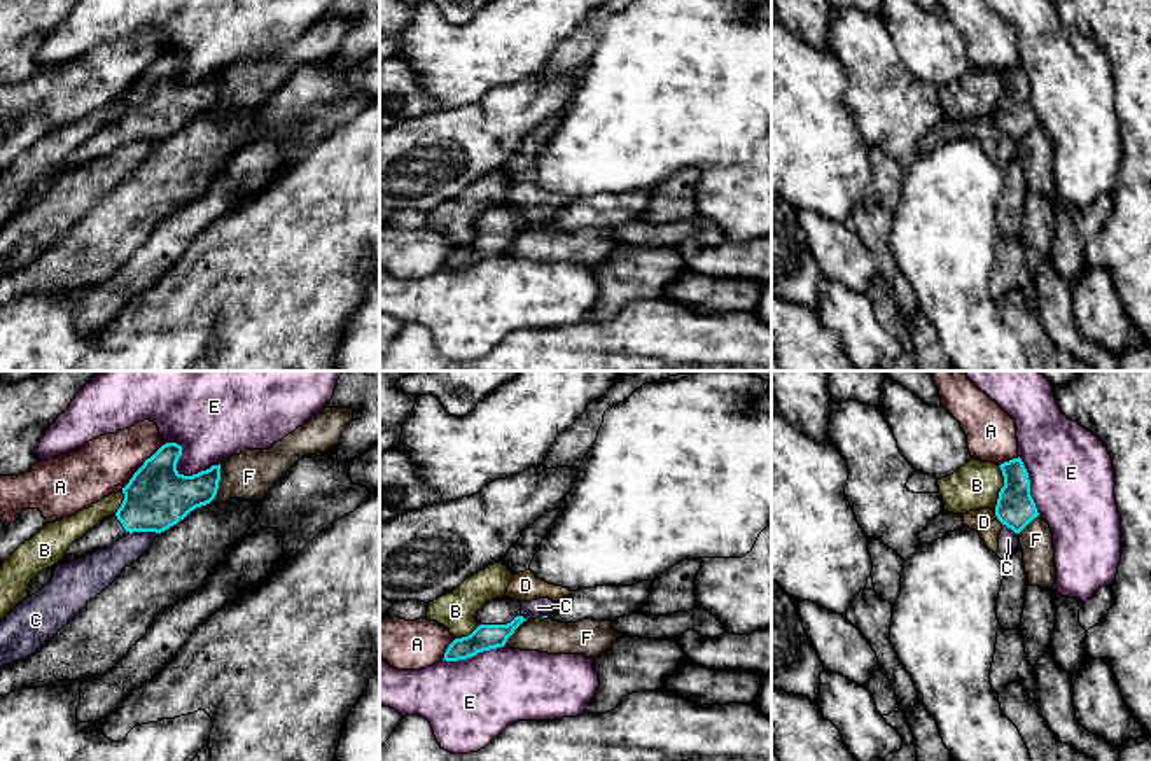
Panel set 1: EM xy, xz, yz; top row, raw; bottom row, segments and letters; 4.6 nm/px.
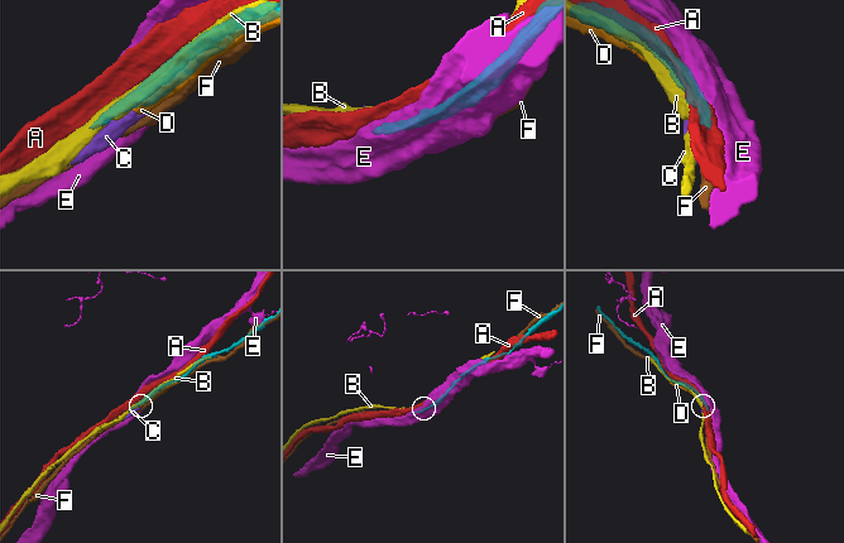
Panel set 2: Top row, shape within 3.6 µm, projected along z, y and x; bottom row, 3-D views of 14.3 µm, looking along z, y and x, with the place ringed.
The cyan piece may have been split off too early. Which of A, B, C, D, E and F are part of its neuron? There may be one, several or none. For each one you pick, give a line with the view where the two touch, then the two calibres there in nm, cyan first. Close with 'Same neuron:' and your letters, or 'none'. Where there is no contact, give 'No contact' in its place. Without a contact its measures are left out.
Same neuron: none

